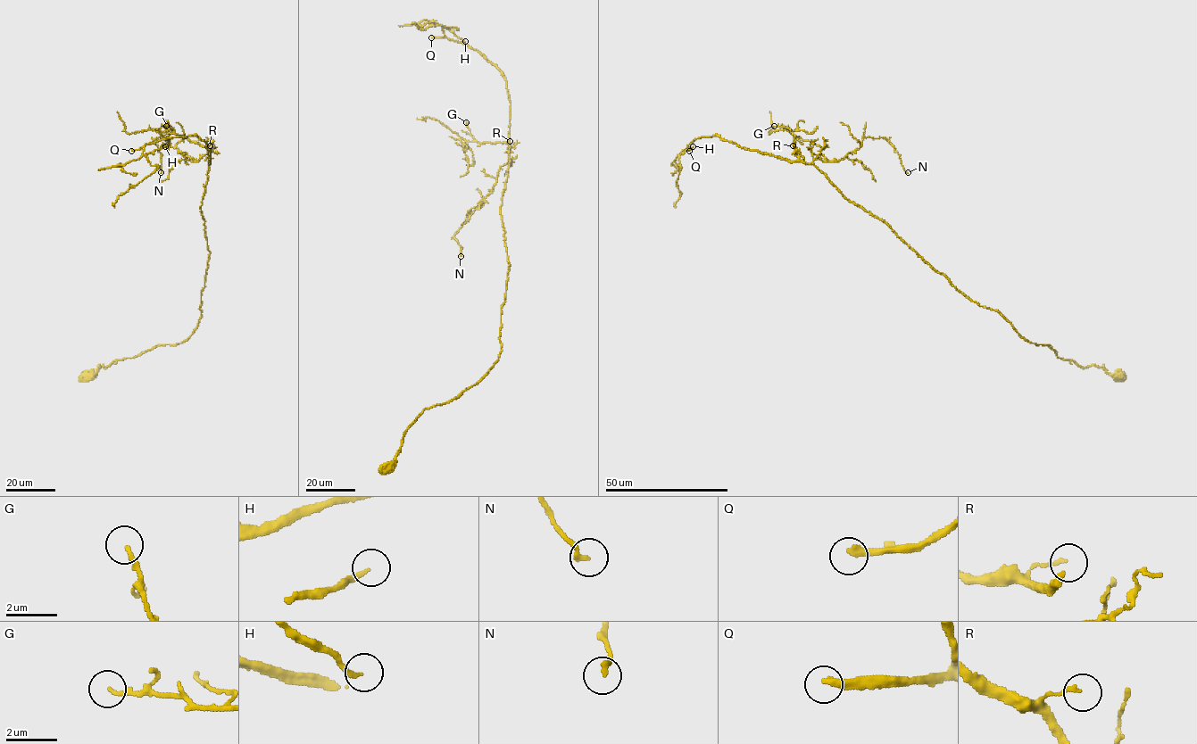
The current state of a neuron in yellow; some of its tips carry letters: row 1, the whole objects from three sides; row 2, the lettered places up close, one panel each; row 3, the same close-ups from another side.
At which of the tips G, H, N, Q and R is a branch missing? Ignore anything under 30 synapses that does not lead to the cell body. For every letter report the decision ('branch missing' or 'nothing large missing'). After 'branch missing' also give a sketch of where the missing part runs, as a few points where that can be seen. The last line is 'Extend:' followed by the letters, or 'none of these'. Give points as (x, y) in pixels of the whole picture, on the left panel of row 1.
G: nothing large missing
H: branch missing | (165, 146), (180, 142), (205, 144), (216, 158), (214, 165), (219, 169)
N: nothing large missing
Q: branch missing | (131, 151), (82, 161), (43, 184), (25, 186), (19, 180), (7, 187), (14, 169), (34, 175)
R: nothing large missing
Extend: H, Q

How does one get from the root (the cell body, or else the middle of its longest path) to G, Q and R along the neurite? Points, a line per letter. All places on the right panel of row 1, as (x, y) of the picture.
G: (1119, 376), (1063, 359), (971, 301), (802, 162), (791, 130), (774, 126)
Q: (1119, 376), (1028, 342), (811, 163), (719, 136), (696, 138), (689, 151)
R: (1119, 376), (1081, 367), (1047, 344), (1028, 342), (997, 310), (971, 301), (884, 221), (802, 162), (793, 145)

